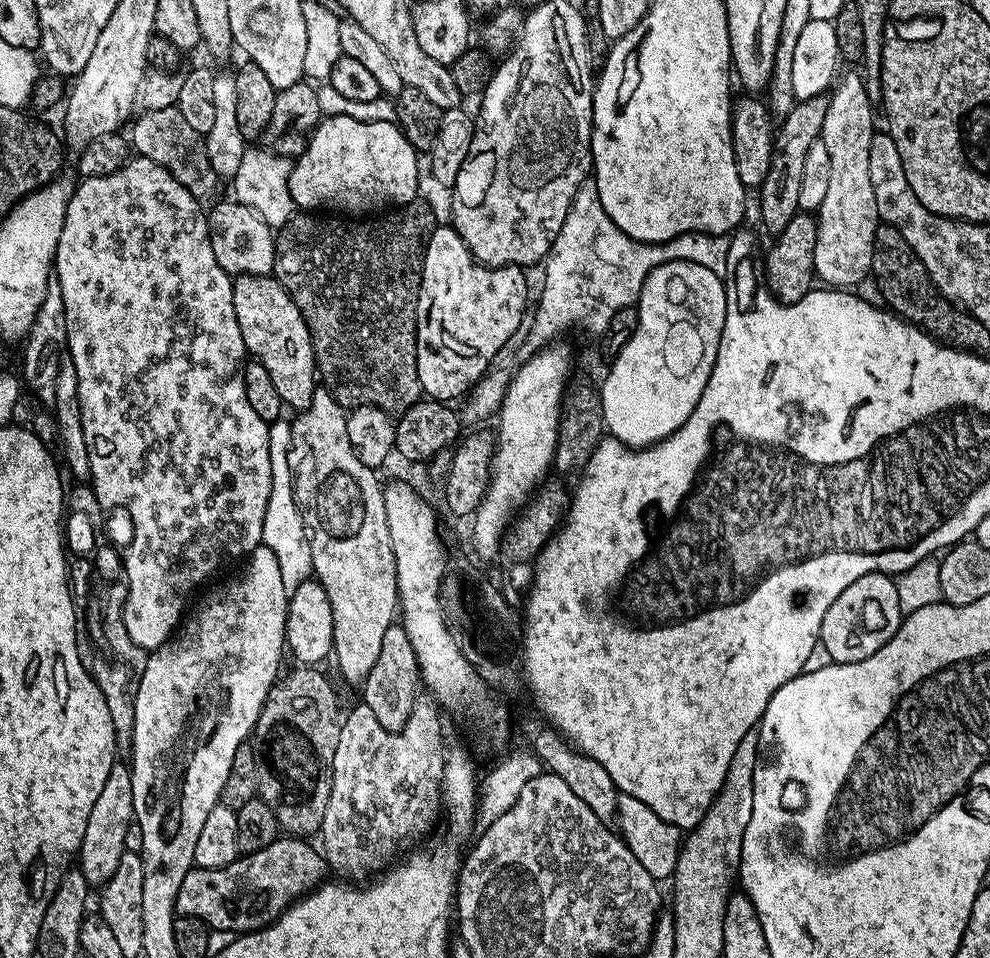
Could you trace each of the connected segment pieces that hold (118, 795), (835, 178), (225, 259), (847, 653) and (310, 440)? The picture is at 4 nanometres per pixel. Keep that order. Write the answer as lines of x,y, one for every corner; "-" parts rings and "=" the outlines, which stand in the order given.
127,763
113,764
106,777
106,786
102,786
98,798
94,802
94,810
90,810
90,822
86,822
86,834
82,834
82,846
78,853
78,870
86,878
89,886
102,886
118,870
118,862
122,862
122,854
126,846
126,830
134,822
134,786
132,785
132,769
=
848,70
848,72
839,77
835,81
834,87
831,89
828,96
828,109
826,110
826,118
822,122
822,130
820,131
820,139
826,142
826,150
830,154
830,187
826,189
826,198
822,202
820,211
816,216
816,241
814,242
814,270
819,279
824,279
825,285
831,286
837,290
848,290
853,286
852,284
860,284
865,279
866,281
870,276
870,269
872,267
872,247
874,246
874,238
876,237
876,230
881,223
880,215
878,214
878,206
874,202
874,186
870,182
870,142
874,135
872,129
872,108
874,102
868,97
868,91
864,85
864,76
859,71
=
236,198
224,200
216,204
206,212
208,218
208,233
210,234
210,246
214,250
214,258
222,270
235,278
237,276
266,276
276,266
276,236
274,228
268,224
267,219
261,216
249,205
240,204
=
871,572
850,582
850,586
846,586
846,590
842,590
842,594
838,594
838,598
834,598
830,610
826,610
826,618
822,618
819,643
824,644
826,650
830,650
830,658
833,662
853,664
862,658
870,658
870,654
874,654
883,644
890,642
890,638
894,638
901,623
902,615
899,610
895,579
883,572
=
317,387
314,398
310,398
310,406
295,413
296,420
291,421
292,437
290,438
290,450
288,451
288,465
292,471
292,482
296,490
296,505
300,507
302,522
308,528
308,541
310,542
310,554
312,555
312,571
315,579
324,587
327,598
330,600
330,608
333,610
335,620
335,647
334,659
340,667
340,676
348,684
363,685
364,679
370,674
374,662
382,650
382,638
386,630
394,623
398,616
398,597
396,595
396,559
391,548
390,529
387,526
386,507
383,505
382,480
379,480
377,469
366,466
354,454
350,446
350,437
347,434
347,420
349,413
334,397
328,393
327,388

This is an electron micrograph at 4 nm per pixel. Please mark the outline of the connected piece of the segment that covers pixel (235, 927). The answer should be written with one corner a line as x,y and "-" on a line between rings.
277,838
270,846
241,855
221,868
193,866
174,897
175,911
198,918
217,932
259,932
325,879
326,861
308,844
304,838

